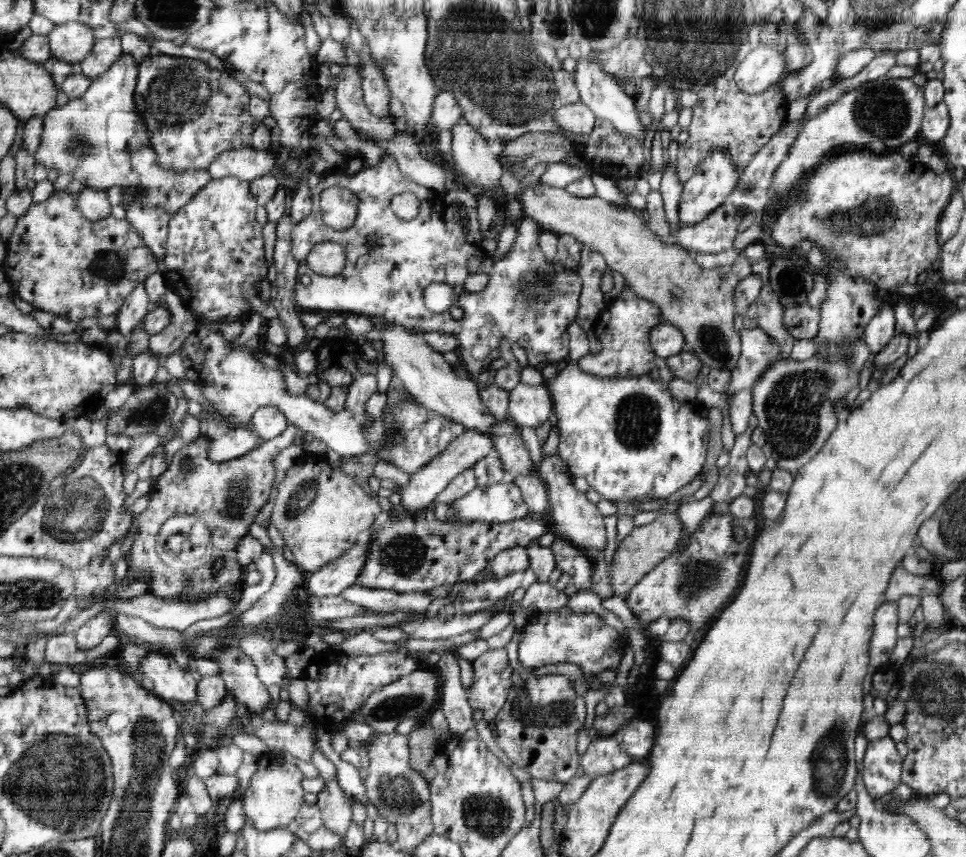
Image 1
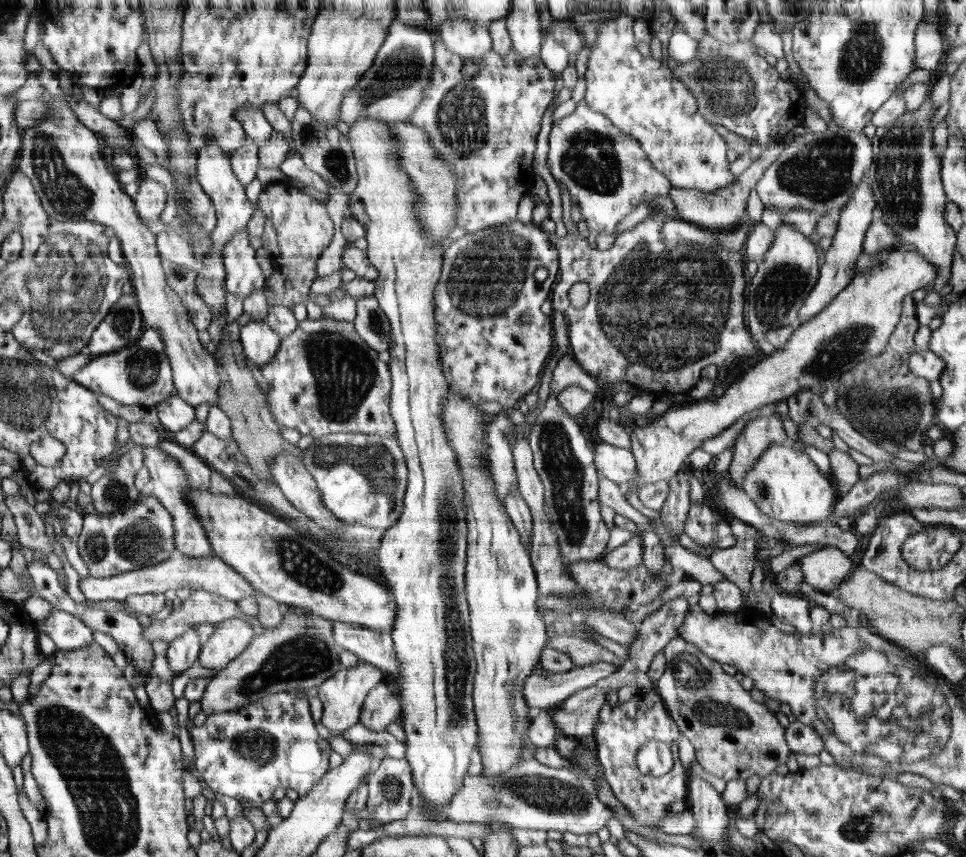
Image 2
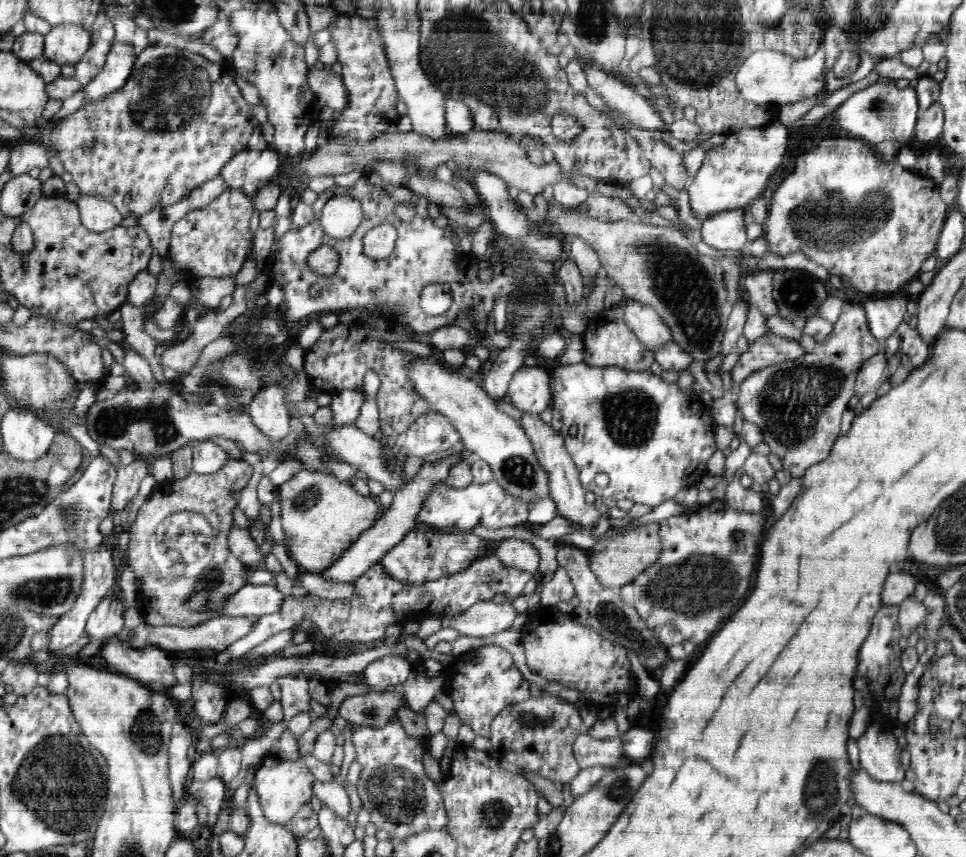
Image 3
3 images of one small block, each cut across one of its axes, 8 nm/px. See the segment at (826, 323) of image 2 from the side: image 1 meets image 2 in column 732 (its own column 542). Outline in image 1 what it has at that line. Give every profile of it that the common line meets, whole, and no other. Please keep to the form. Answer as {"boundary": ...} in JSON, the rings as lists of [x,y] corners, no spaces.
{"boundary":[[[520,381],[514,389],[509,391],[508,418],[517,428],[521,429],[526,426],[536,429],[548,421],[552,413],[553,402],[551,401],[551,396],[545,382],[531,386]]]}

